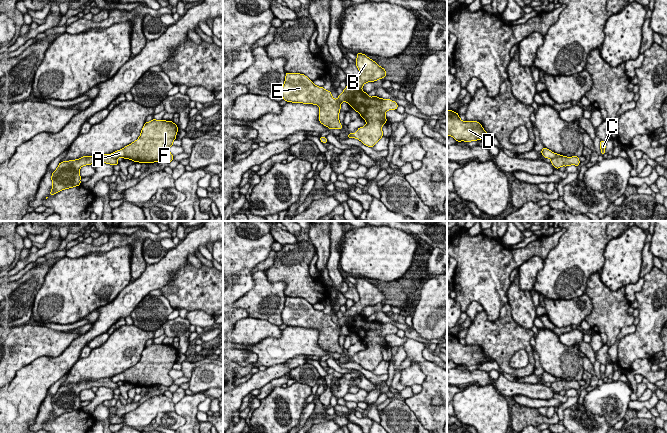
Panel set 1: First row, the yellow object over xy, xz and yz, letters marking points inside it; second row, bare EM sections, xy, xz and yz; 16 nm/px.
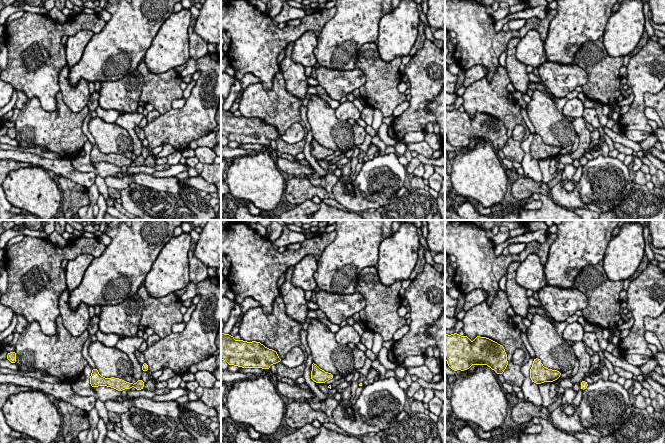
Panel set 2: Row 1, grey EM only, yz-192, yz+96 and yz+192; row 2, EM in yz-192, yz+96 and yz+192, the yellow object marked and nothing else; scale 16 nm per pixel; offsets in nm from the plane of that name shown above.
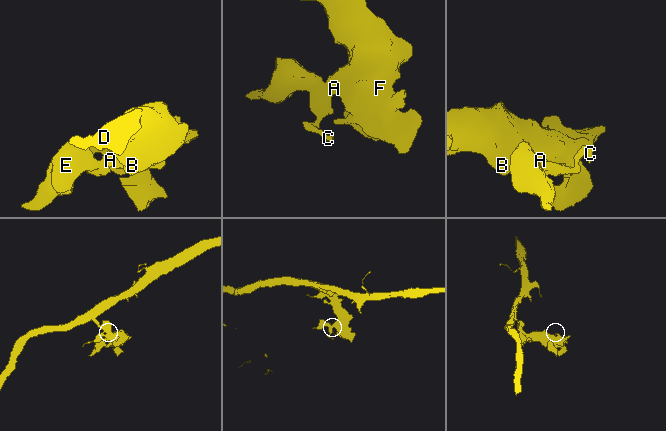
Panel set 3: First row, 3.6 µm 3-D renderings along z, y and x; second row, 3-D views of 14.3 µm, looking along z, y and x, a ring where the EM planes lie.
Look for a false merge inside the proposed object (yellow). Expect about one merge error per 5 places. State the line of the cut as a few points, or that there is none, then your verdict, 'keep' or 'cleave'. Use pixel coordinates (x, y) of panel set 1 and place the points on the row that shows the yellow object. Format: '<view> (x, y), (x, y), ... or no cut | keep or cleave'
yz (560, 155), (554, 156), (551, 159) | cleave

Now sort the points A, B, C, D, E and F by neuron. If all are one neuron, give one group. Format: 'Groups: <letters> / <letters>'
Groups: A B D F / C E

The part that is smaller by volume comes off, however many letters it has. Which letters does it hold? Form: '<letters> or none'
C, E

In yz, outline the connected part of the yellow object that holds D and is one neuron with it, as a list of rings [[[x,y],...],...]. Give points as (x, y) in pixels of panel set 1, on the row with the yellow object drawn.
[[[450,109],[447,110],[447,136],[452,136],[457,142],[493,137],[486,133],[478,121],[462,121],[459,114]]]

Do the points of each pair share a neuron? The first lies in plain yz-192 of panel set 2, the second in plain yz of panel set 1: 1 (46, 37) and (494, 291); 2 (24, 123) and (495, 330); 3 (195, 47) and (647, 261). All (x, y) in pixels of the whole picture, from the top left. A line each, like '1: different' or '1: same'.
1: same
2: same
3: same

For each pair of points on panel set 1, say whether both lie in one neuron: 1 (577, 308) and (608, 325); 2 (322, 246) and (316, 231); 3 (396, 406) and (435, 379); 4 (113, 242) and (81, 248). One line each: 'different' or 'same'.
1: different
2: same
3: different
4: same

